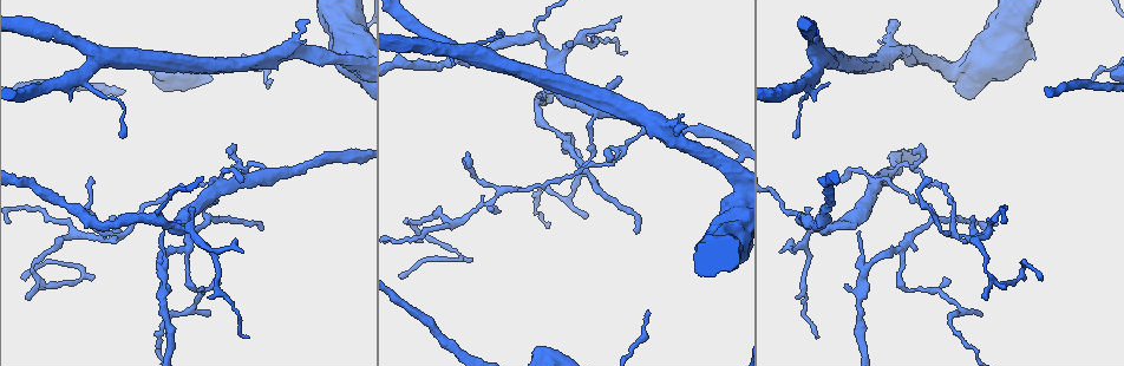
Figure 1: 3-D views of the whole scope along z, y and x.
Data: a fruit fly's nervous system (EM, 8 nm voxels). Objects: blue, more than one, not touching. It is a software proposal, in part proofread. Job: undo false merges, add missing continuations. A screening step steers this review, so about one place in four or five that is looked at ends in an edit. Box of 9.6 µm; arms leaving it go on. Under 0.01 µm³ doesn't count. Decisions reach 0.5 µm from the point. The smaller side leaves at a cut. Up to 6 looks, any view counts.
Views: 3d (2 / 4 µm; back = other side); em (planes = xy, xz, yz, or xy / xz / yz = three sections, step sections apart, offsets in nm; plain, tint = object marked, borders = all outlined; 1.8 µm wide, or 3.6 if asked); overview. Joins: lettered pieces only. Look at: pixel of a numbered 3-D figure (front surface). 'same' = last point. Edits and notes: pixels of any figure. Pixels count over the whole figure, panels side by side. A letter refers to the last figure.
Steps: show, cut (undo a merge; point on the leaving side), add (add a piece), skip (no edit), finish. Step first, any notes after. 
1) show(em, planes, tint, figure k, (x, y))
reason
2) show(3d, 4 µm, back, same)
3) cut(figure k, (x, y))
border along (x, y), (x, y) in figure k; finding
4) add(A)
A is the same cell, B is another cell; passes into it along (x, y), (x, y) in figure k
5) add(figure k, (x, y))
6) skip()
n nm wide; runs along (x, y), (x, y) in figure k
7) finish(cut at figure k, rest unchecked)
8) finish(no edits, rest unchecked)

show(3d, 4 µm, figure 1, (624, 146))
a fork

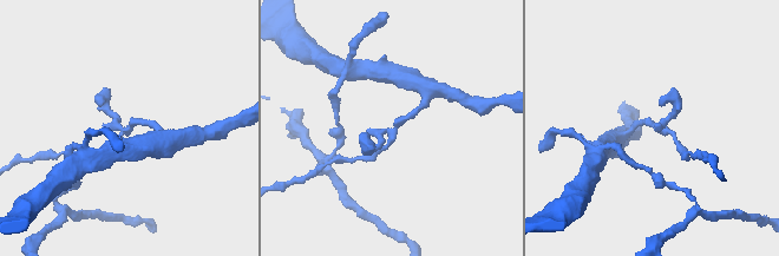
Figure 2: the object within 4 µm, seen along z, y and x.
show(em, planes, borders, figure 2, (129, 127))

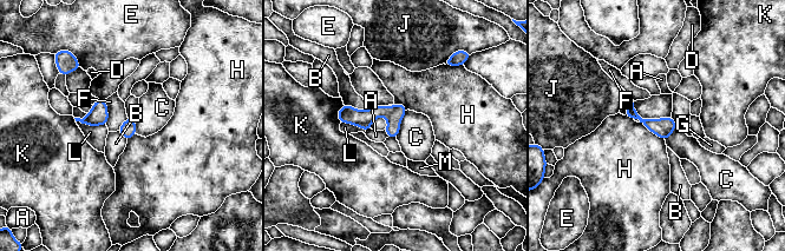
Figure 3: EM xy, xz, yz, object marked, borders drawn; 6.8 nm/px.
skip()
A, B, C, D, E, F, G, H, J, K, L and M are other cells; runs along (403, 110), (370, 116), (341, 112) in figure 3; all the same neuron

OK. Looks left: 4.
show(em, xz, step 4, tint, figure 1, (899, 283))
abrupt turn

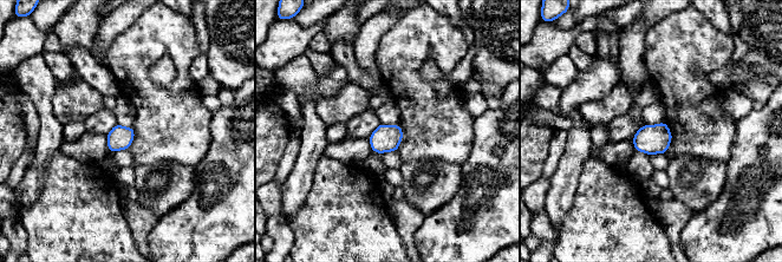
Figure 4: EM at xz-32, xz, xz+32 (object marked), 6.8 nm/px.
show(em, yz, step 16, borders, same)
another direction

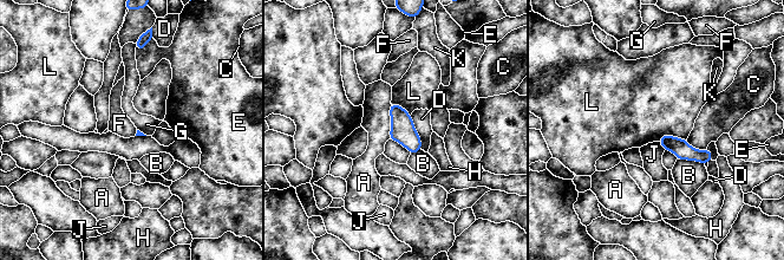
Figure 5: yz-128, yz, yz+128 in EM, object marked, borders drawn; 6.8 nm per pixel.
skip()
30 nm wide; A, B, C, D, E, F, G, H, J, K and L are other cells; border along (391, 104), (389, 138) in figure 5; all the same neuron

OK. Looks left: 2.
show(em, planes, borders, figure 1, (676, 136))
free end

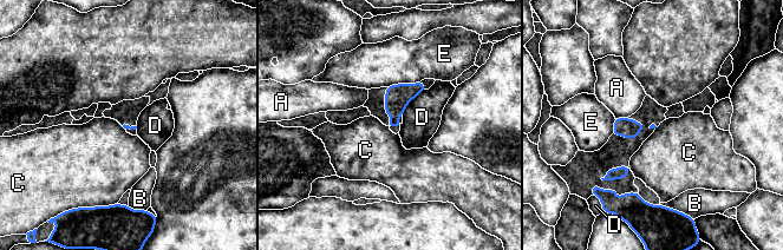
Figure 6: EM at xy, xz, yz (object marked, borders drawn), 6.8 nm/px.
skip()
A, B, C, D and E are other cells; border along (117, 203), (106, 206) in figure 6; no lettered piece goes on from it

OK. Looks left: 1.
finish(no edits, rest unchecked)

